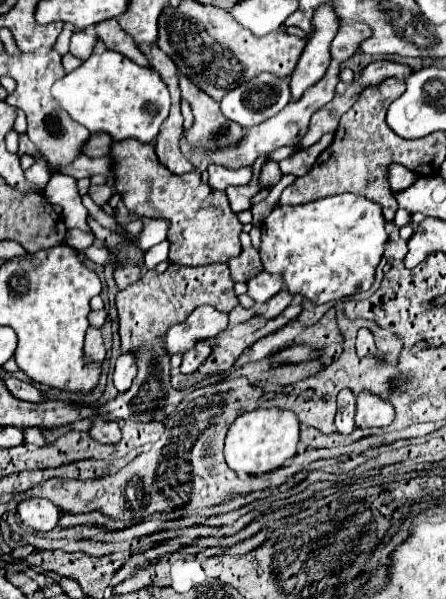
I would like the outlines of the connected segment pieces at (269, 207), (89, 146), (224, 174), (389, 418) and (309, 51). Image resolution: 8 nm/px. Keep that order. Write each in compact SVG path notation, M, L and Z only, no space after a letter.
M278 184L276 186L272 186L270 188L270 194L262 200L262 202L258 202L258 204L254 204L252 208L250 208L250 212L252 212L252 218L254 218L254 226L258 226L258 224L262 224L264 222L264 218L276 208L276 204L278 204L278 198L280 198L280 188L278 188Z
M90 134L90 138L86 140L80 152L86 156L108 156L110 144L112 138L108 138L108 134Z
M212 166L208 168L210 180L208 184L214 190L226 190L228 186L244 186L252 182L252 168L240 168L240 170L222 170L220 166Z
M372 394L356 398L356 426L358 428L386 428L394 422L394 406Z
M320 4L312 18L312 32L308 36L306 48L292 72L292 98L300 98L304 90L314 86L330 64L330 42L334 40L340 26L340 18L332 4Z

